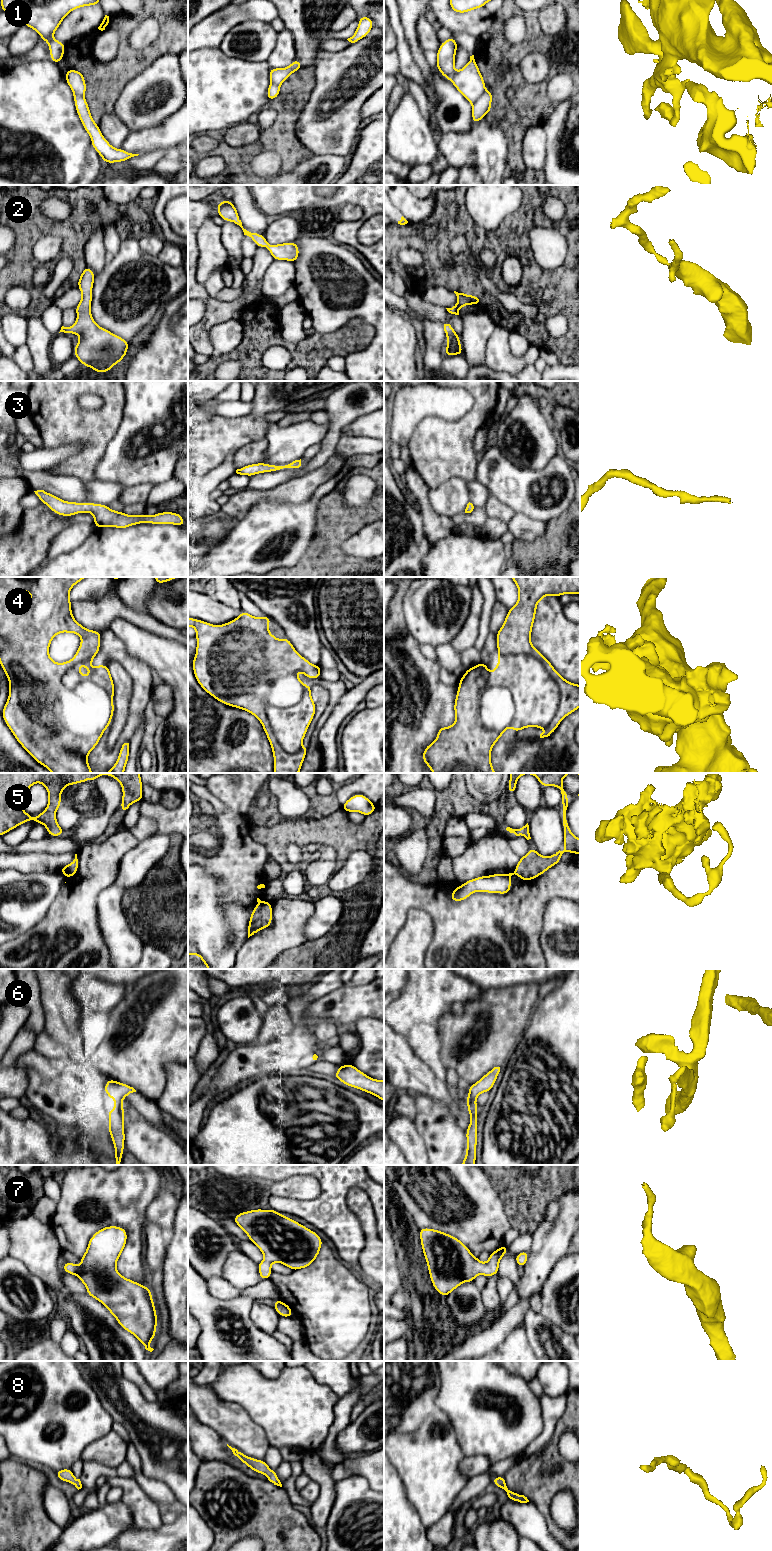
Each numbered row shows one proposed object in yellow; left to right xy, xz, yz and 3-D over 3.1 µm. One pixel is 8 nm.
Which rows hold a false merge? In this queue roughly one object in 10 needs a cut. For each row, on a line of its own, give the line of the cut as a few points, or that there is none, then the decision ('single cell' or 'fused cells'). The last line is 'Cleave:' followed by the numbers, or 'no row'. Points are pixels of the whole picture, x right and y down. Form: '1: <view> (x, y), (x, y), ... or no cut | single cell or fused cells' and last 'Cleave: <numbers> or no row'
1: yz (485, 90), (472, 104) | fused cells
2: no cut | single cell
3: no cut | single cell
4: no cut | single cell
5: xz (260, 901), (258, 904) | fused cells
6: no cut | single cell
7: no cut | single cell
8: no cut | single cell
Cleave: 1, 5

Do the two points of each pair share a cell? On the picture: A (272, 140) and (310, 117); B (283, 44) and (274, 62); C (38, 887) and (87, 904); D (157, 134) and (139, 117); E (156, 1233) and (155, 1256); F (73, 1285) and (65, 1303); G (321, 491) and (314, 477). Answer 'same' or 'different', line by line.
A: different
B: same
C: different
D: different
E: same
F: different
G: different

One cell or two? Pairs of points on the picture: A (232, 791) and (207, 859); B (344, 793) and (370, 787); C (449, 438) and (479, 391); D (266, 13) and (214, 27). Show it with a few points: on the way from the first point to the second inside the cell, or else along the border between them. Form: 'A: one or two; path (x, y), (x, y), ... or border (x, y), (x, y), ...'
A: one; path (232, 810), (232, 841), (226, 847)
B: one; path (350, 788), (364, 787)
C: one; path (461, 429), (479, 411), (479, 403)
D: one; path (253, 13), (238, 13), (227, 18)

